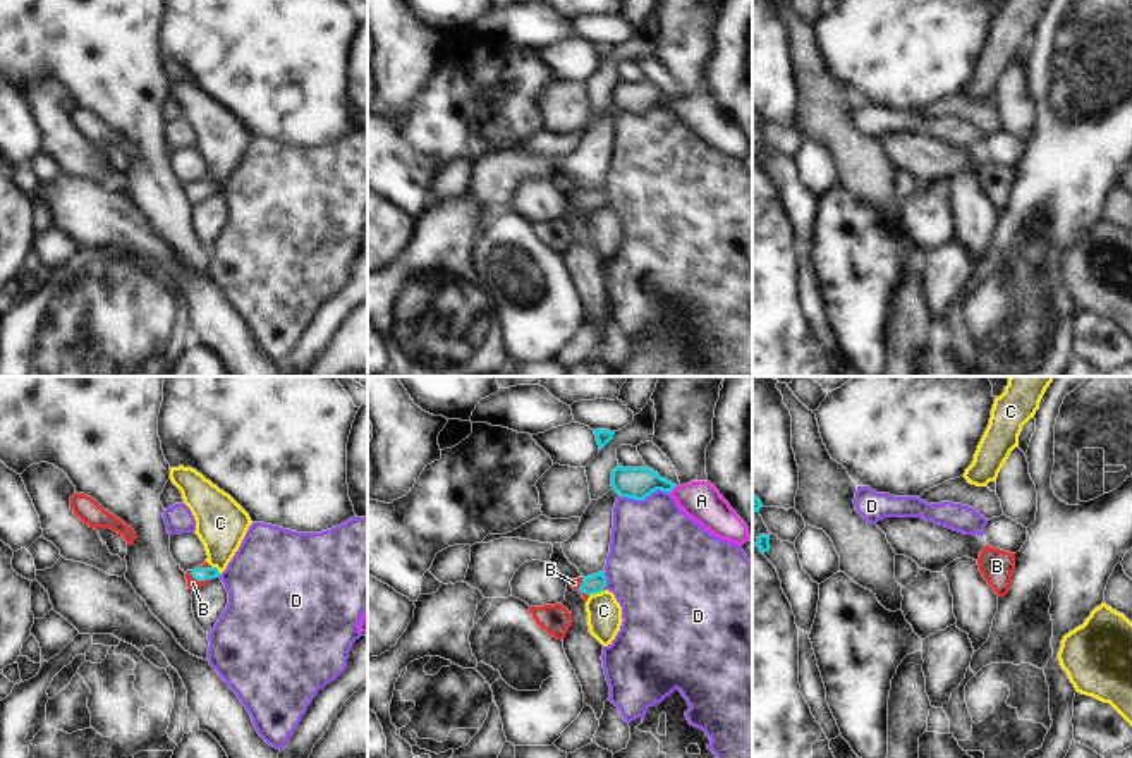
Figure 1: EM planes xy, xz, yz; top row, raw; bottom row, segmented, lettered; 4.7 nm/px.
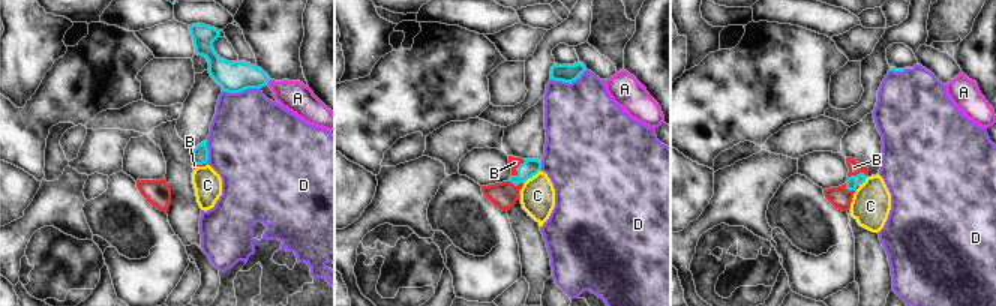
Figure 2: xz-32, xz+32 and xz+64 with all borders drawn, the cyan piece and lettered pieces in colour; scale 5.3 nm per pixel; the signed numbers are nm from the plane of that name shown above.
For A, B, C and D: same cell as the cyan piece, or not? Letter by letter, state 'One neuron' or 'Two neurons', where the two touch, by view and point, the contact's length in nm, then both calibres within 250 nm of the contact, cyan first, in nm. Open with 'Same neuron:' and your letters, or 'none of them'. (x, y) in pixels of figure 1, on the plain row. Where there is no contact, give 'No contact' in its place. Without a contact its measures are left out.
Same neuron: A, B
A: One neuron. Touches cyan at xz (672, 103). Shared border 50 nm. Thickness 150 nm (cyan) against 180 nm
B: One neuron. Touches cyan at xy (200, 195). Shared border 110 nm. Thickness 60 nm (cyan) against 50 nm
C: Two neurons. Touches cyan at xz (595, 207). Shared border 70 nm. Thickness 90 nm (cyan) against 160 nm
D: Two neurons. Touches cyan at xz (645, 112). Shared border 240 nm. Thickness 150 nm (cyan) against 420 nm.

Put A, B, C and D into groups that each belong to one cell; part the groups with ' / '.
A B / C / D

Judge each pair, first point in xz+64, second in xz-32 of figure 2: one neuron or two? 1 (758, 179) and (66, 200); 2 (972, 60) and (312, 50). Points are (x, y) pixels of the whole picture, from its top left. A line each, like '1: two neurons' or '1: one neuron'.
1: one neuron
2: one neuron

